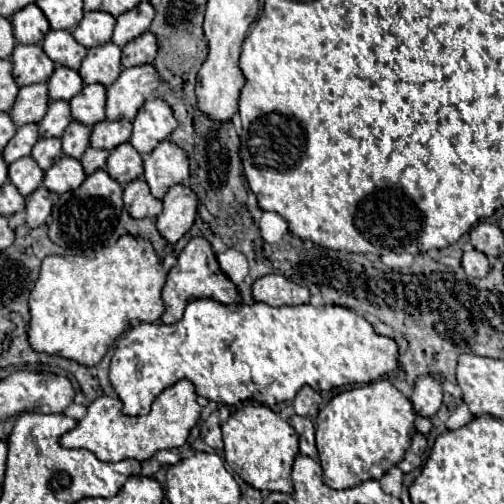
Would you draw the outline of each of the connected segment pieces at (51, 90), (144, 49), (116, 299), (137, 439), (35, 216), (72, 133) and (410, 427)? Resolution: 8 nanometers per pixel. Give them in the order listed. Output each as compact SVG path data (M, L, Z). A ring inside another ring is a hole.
M56 67L52 77L46 81L48 85L48 99L52 101L70 101L76 93L80 93L82 89L82 77L78 75L78 71L74 69L64 69L64 67Z
M146 31L122 49L122 67L136 67L152 63L156 57L156 37Z
M122 235L112 247L94 251L92 255L74 257L46 257L40 267L38 281L30 293L30 323L28 323L28 343L34 351L46 355L60 355L64 359L76 361L84 367L94 367L102 361L108 347L116 341L120 333L136 323L154 323L164 313L164 301L160 297L166 283L166 271L156 257L152 243L142 237Z
M186 379L164 389L152 403L148 415L128 417L122 413L122 401L118 397L98 397L86 409L86 415L76 423L74 429L60 437L60 445L66 449L88 449L104 463L116 463L122 459L146 461L160 449L182 447L196 425L202 407L196 401L194 385Z
M40 185L34 193L30 193L26 197L26 225L30 229L44 225L46 217L52 211L52 205L54 205L52 193L48 193L48 189L44 189L44 185Z
M72 121L60 139L62 139L62 153L80 159L90 145L90 129L86 125Z
M372 381L364 387L354 387L352 391L344 391L336 395L326 407L320 409L316 417L316 447L320 453L320 463L324 469L324 483L332 489L348 489L356 487L368 479L380 479L390 467L404 459L404 453L410 447L414 429L414 411L412 403L388 381Z

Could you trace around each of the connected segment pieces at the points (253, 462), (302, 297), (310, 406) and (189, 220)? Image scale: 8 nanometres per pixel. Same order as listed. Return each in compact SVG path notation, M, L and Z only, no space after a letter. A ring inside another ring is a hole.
M244 405L234 411L226 423L222 423L224 459L234 473L238 473L254 489L294 493L292 483L292 463L298 455L298 437L292 425L280 419L266 405Z
M264 275L254 281L252 297L258 303L268 305L304 305L310 301L308 289L288 281L282 275Z
M302 387L302 389L298 391L298 395L294 397L294 403L292 403L292 405L294 405L294 411L296 411L298 415L314 419L316 413L318 413L318 409L320 409L320 405L322 405L322 397L320 397L314 389Z
M174 185L162 199L164 211L156 217L156 229L168 243L176 243L194 223L196 193L184 185Z

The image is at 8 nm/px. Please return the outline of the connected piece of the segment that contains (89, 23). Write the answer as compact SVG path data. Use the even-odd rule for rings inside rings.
M90 11L90 13L84 13L84 19L78 23L72 35L80 45L84 45L86 49L92 49L110 41L114 25L116 25L116 19L110 13Z

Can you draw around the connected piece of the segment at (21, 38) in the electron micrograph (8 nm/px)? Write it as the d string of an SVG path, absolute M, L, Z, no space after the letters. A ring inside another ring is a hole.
M26 5L12 15L12 33L18 43L42 43L48 31L48 19L36 5Z

